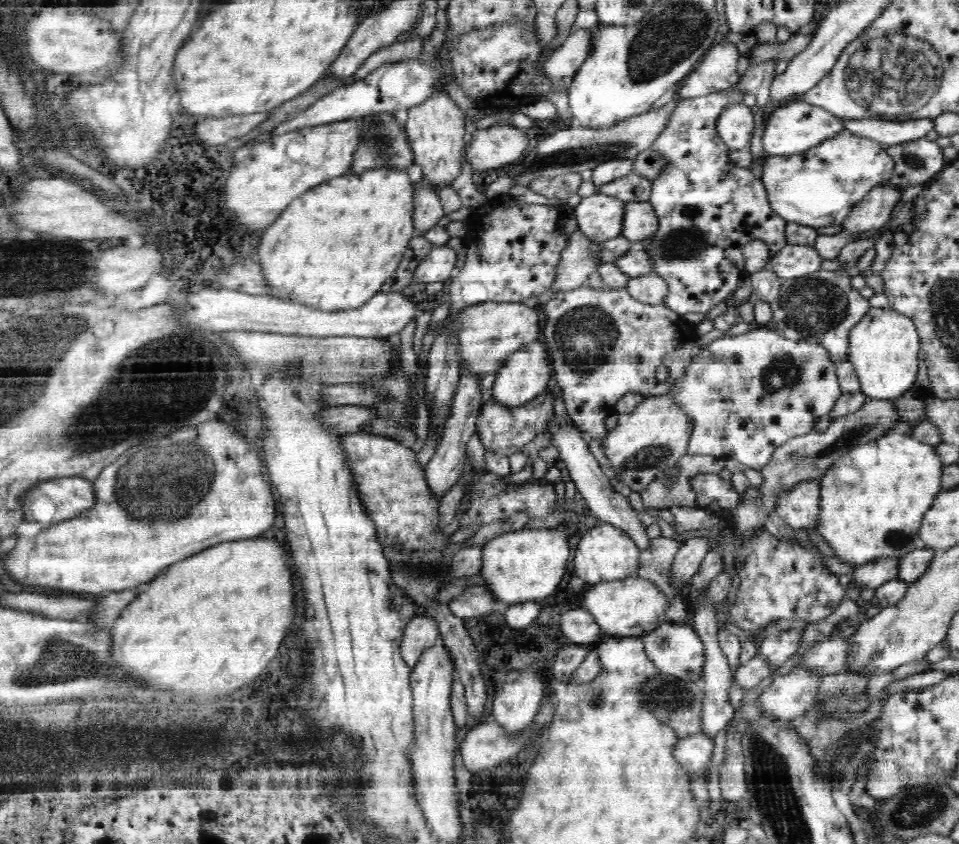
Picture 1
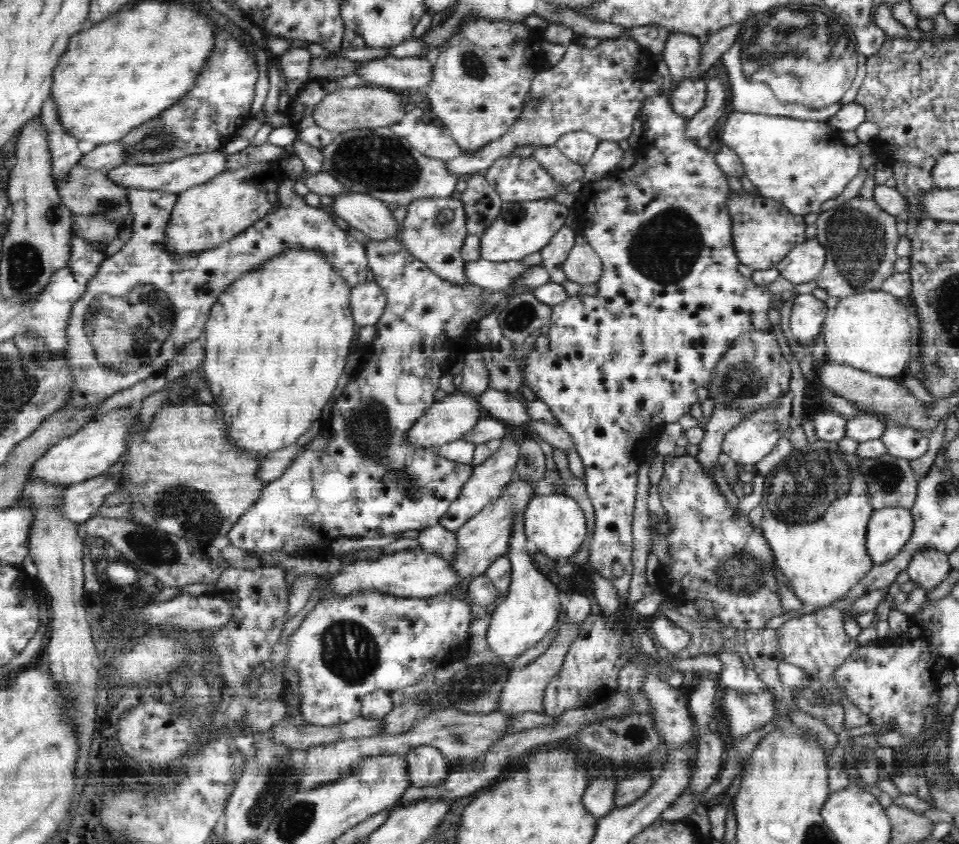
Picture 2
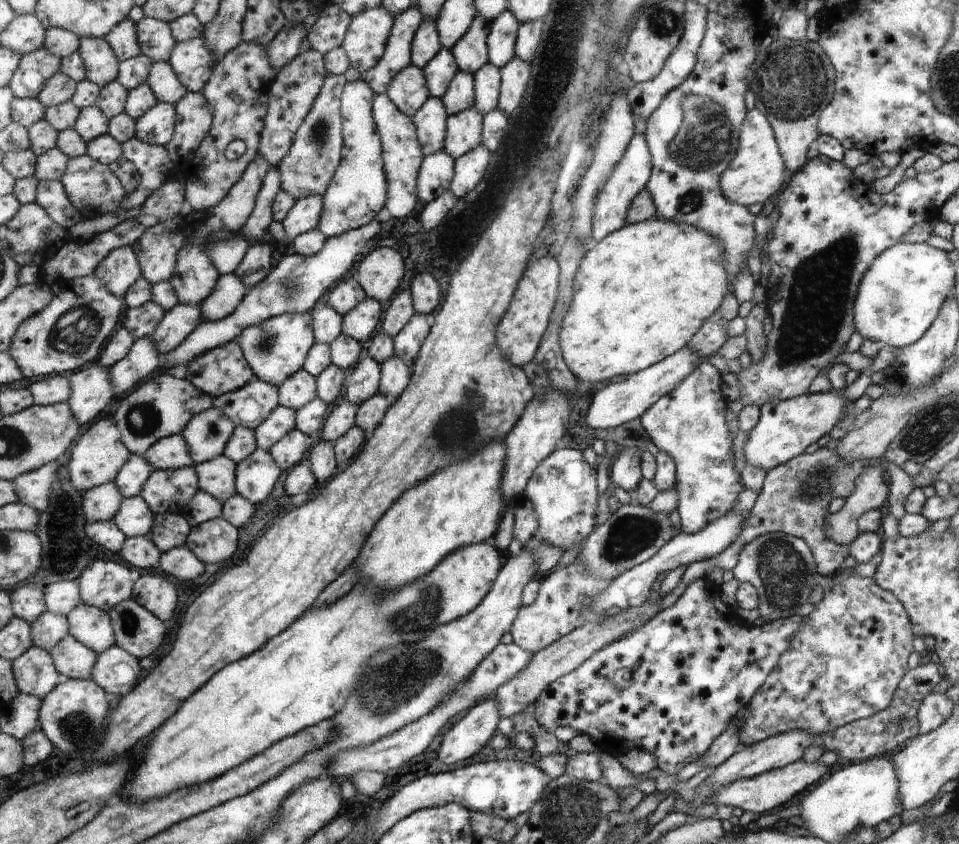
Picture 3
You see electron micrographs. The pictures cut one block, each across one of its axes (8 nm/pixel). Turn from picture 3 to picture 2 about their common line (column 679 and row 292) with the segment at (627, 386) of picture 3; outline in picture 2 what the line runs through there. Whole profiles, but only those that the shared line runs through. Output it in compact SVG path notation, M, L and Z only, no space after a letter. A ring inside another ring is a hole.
M366 281L352 287L350 305L358 326L375 325L386 308L386 295L376 281Z

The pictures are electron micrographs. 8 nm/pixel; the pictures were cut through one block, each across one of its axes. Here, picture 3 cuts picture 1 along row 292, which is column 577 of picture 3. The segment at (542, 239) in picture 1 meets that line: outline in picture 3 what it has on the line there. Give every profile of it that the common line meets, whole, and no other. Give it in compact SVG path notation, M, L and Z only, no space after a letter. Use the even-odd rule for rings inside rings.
M571 448L556 449L550 456L547 456L542 463L536 467L535 474L531 476L527 488L526 496L533 504L539 518L539 525L536 536L546 542L546 544L556 545L563 548L565 552L573 544L580 542L594 530L596 504L598 499L596 485L597 470L586 463L582 456L582 451Z

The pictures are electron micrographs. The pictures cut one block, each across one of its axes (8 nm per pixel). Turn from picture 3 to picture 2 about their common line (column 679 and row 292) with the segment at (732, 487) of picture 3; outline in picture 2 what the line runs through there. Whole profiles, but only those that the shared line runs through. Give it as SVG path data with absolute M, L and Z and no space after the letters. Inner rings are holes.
M369 238L366 244L366 254L368 259L368 270L372 270L374 281L382 287L384 295L386 295L386 308L380 320L376 322L377 336L367 347L370 351L366 364L361 365L357 374L350 379L344 391L337 398L332 408L331 417L327 422L322 421L322 430L310 442L300 442L300 454L294 458L294 462L290 464L280 478L273 480L270 484L264 486L263 493L260 494L259 501L256 502L252 509L241 518L240 522L233 527L233 530L226 535L228 542L242 548L248 552L248 558L256 558L256 562L276 562L275 566L281 566L280 562L296 562L296 566L300 566L300 562L316 562L316 558L320 558L320 562L332 562L332 558L336 558L336 542L360 542L360 538L392 538L392 542L400 542L400 538L412 538L412 530L422 531L430 527L439 525L440 518L443 518L452 502L460 497L460 492L464 489L464 484L471 478L473 468L472 465L464 465L460 462L443 458L438 453L436 447L432 448L413 448L406 441L406 434L410 431L414 424L435 404L434 393L439 389L440 378L449 370L450 347L452 340L463 340L466 336L472 334L473 327L484 317L492 312L497 304L502 306L504 300L512 297L512 295L520 288L527 287L536 290L539 286L550 282L550 277L543 265L531 266L528 274L522 280L514 282L512 286L508 286L507 290L483 290L479 286L469 283L467 286L457 286L451 282L440 278L428 265L417 259L408 252L402 242L398 239L388 240L371 240Z

